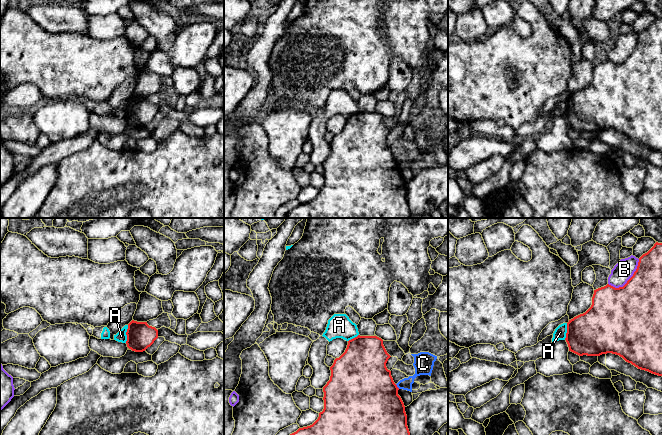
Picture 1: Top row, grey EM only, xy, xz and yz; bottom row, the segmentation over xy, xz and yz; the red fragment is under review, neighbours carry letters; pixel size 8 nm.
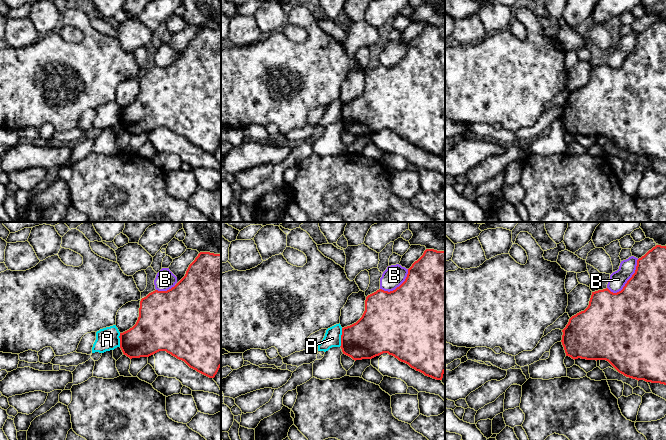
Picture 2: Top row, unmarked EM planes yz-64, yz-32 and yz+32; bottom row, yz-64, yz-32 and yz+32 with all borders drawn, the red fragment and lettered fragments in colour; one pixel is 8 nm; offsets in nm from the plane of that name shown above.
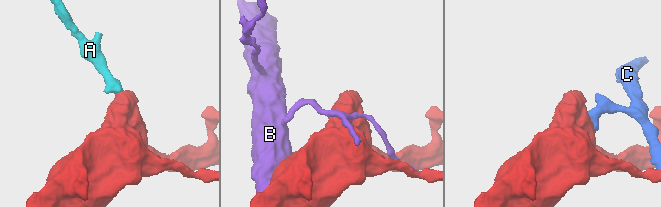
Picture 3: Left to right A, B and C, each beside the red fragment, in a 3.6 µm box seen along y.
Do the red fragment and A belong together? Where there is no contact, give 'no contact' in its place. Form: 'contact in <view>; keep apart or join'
contact in xy; keep apart

